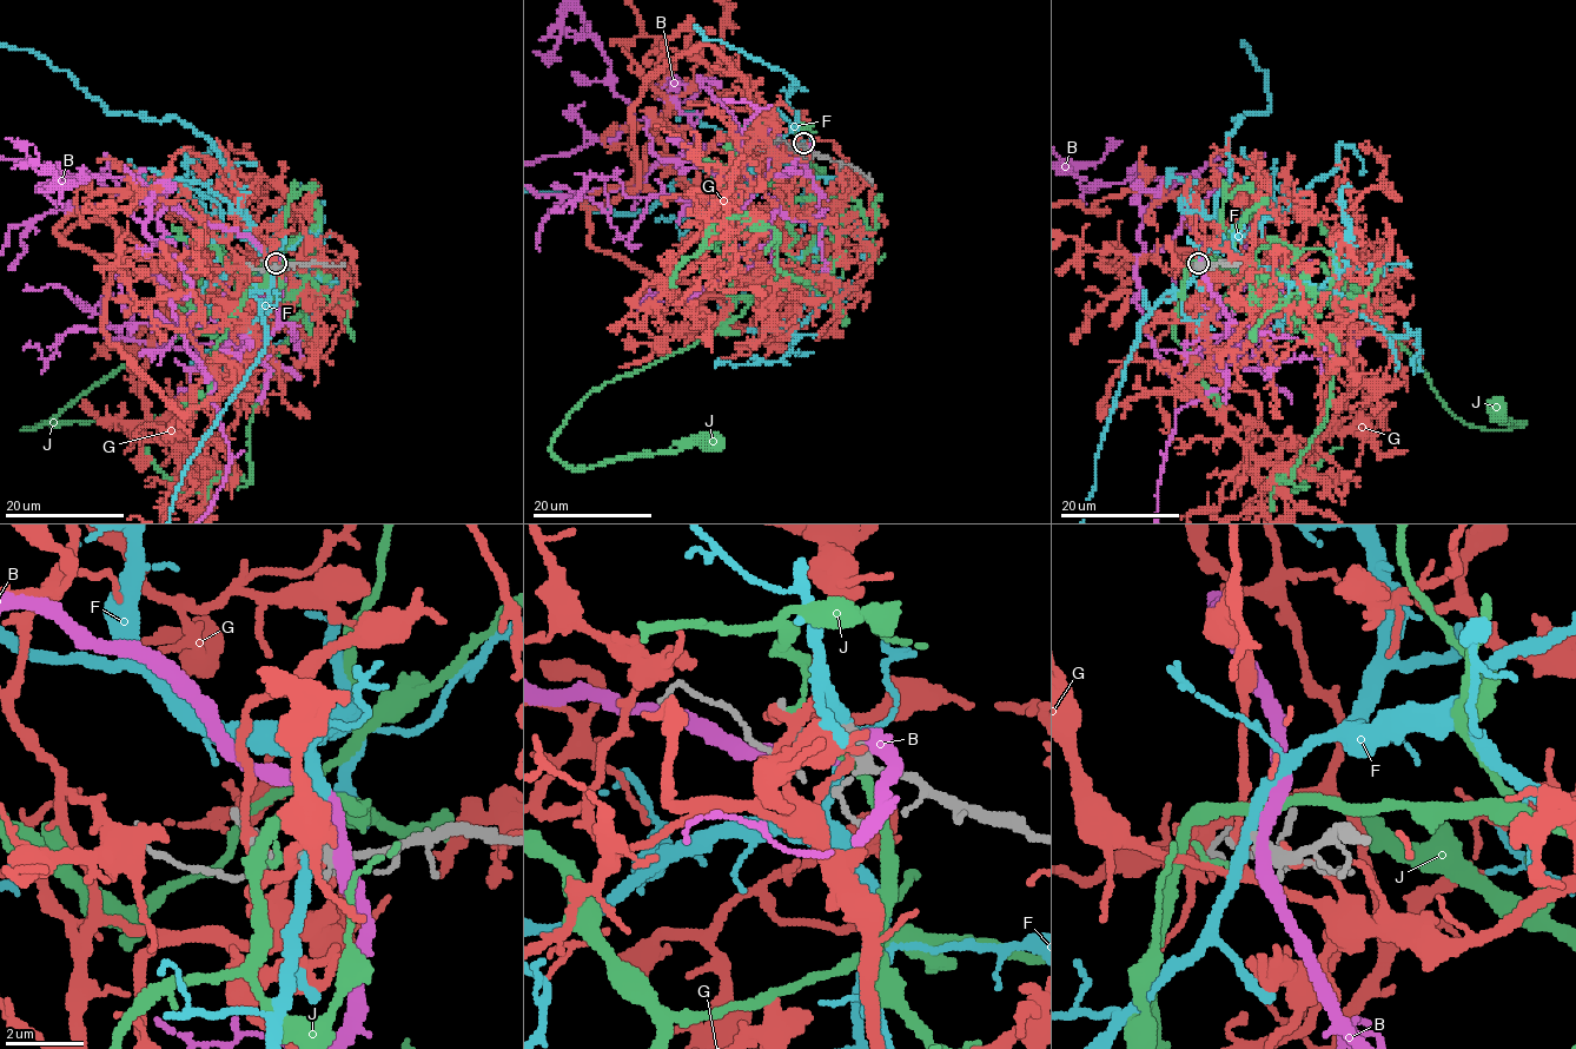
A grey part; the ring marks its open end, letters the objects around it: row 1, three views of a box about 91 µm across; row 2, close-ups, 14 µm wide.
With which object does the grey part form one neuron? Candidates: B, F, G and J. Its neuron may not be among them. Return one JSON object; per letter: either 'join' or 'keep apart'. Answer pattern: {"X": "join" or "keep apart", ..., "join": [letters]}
{"B": "keep apart", "F": "keep apart", "G": "keep apart", "J": "keep apart", "join": []}

